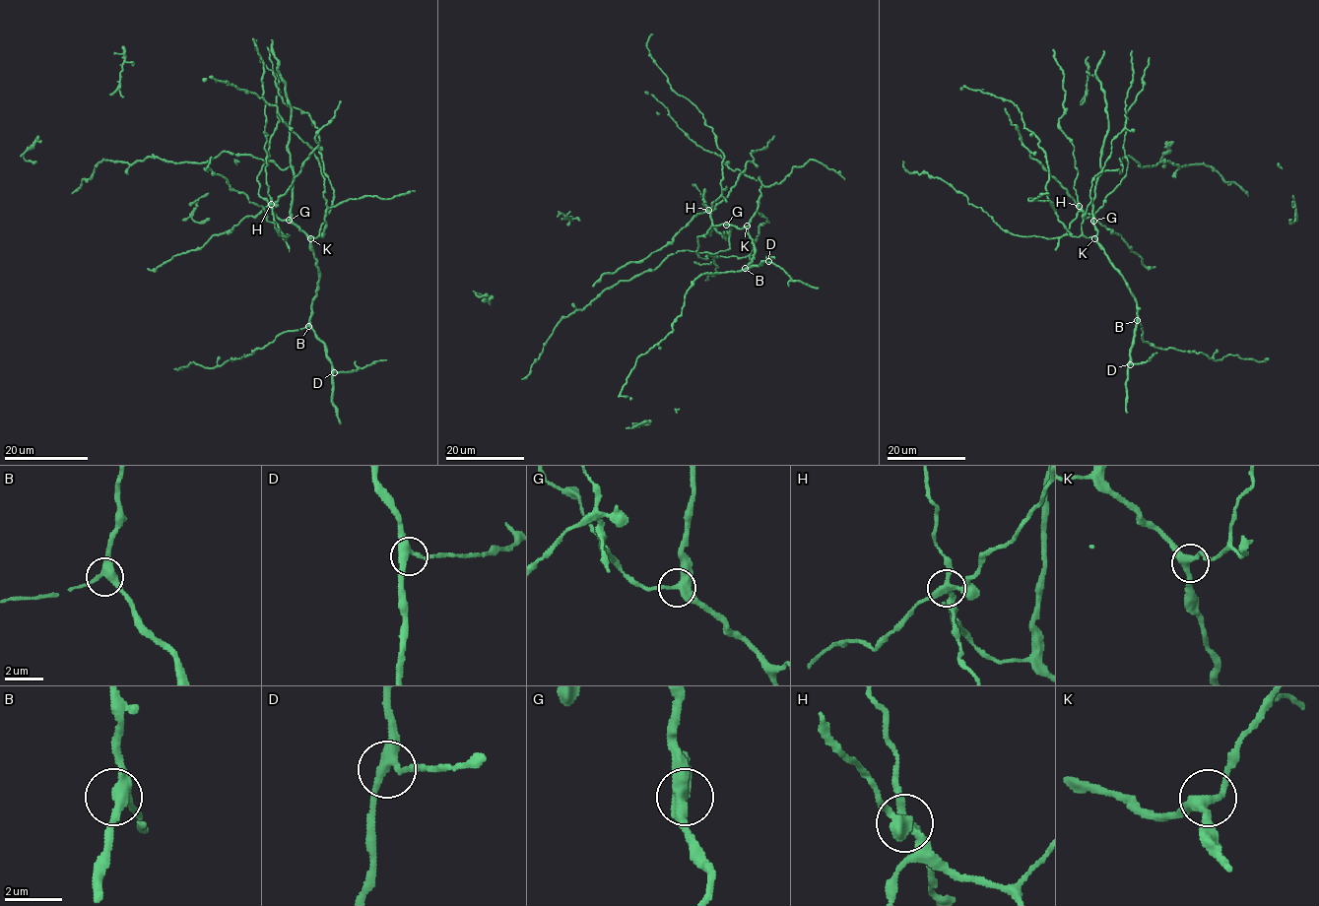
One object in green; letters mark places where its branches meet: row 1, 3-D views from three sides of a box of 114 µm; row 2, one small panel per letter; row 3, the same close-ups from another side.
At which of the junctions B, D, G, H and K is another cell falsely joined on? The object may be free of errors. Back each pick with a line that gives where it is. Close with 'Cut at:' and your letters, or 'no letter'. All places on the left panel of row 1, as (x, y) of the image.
H: (271, 204)
Cut at: H

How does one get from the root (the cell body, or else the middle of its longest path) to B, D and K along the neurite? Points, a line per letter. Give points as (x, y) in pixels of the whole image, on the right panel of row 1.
B: (1120, 171), (1105, 170), (1098, 176), (1092, 200), (1092, 224), (1096, 229), (1096, 243), (1135, 298), (1137, 320)
D: (1120, 171), (1105, 170), (1098, 176), (1092, 224), (1096, 243), (1137, 303), (1138, 323), (1130, 364)
K: (1120, 171), (1105, 170), (1097, 178), (1092, 200), (1094, 238)

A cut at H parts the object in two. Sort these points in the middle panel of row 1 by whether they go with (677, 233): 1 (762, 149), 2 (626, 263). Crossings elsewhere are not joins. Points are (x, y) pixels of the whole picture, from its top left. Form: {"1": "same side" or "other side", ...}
{"1": "same side", "2": "same side"}

